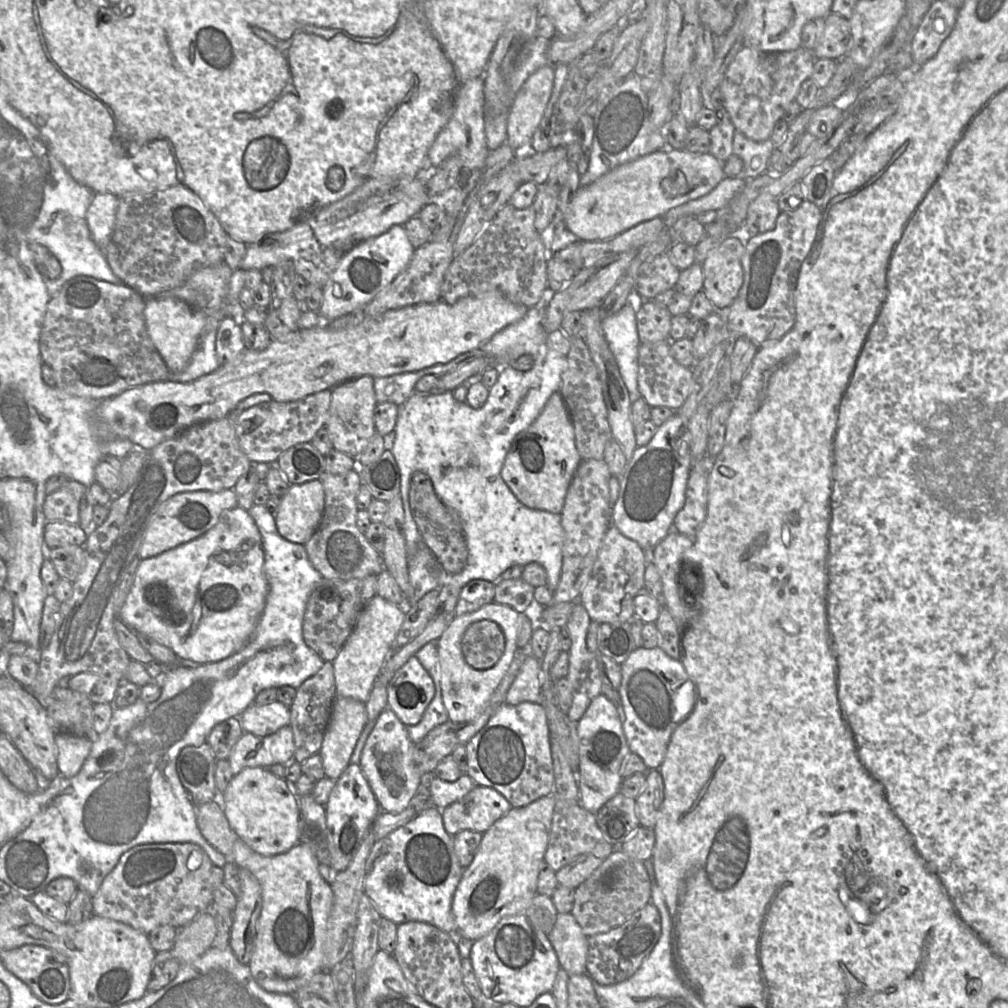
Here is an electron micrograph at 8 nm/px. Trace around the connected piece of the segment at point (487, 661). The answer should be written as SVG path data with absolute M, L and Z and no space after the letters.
M483 620L466 630L461 643L466 663L476 671L490 670L502 657L505 637L494 622Z

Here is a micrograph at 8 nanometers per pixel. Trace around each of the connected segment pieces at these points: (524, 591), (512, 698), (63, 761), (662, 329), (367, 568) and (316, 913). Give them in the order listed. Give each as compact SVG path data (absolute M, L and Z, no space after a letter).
M522 578L497 581L494 583L496 604L510 607L517 613L523 613L534 601L533 586Z
M532 655L526 658L506 694L505 702L511 705L523 702L542 704L540 660Z
M56 730L54 742L59 773L66 778L75 776L89 755L92 742L85 736Z
M653 300L644 301L636 312L640 344L670 340L671 319L667 307L659 306Z
M355 470L343 474L325 471L319 481L323 485L325 503L318 528L304 544L310 563L328 580L347 581L377 576L385 569L383 557L357 527L357 494L362 485L361 478Z
M237 838L229 860L248 869L259 881L262 890L262 909L257 920L257 937L249 962L251 974L261 988L271 993L293 995L317 973L323 970L323 945L327 922L333 905L333 892L319 873L319 861L311 849L298 843L288 852L276 856L261 855Z

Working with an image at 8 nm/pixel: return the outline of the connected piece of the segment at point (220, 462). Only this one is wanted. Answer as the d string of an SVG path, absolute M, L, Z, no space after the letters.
M237 407L234 409L234 411L226 416L223 419L219 420L213 420L204 422L201 424L193 425L186 430L179 433L177 436L165 440L158 444L157 446L153 447L150 450L147 450L148 453L145 456L145 459L143 461L143 465L134 480L134 482L131 484L131 486L128 488L128 490L123 493L120 496L113 497L113 500L111 500L110 504L107 506L109 508L109 514L105 521L95 528L91 528L87 532L87 537L84 543L84 565L77 575L76 579L72 582L72 594L71 596L60 605L60 612L59 612L59 620L58 620L58 627L56 628L49 644L47 647L40 649L40 659L38 662L38 673L36 675L36 678L32 684L32 686L29 689L32 694L35 696L35 698L39 701L39 703L42 706L46 706L46 698L51 694L53 689L58 686L60 688L66 688L68 687L68 680L70 677L75 676L78 673L81 672L89 672L94 673L98 675L105 675L109 676L111 678L115 678L116 680L122 680L126 678L126 671L128 668L128 665L131 661L131 658L129 655L125 652L125 650L122 648L122 646L119 644L117 635L115 633L115 629L113 626L114 622L114 603L115 599L117 597L117 589L119 587L119 584L123 578L123 575L125 571L127 570L129 564L131 563L132 559L136 556L138 556L138 551L140 549L143 535L145 533L145 530L148 526L148 523L153 516L153 514L158 509L159 505L169 499L171 496L180 493L180 492L193 492L193 491L212 491L212 492L218 492L225 489L232 489L237 481L240 479L240 477L247 473L247 471L250 469L252 462L245 456L245 454L241 451L238 441L235 434L235 422L237 417L241 411L238 411Z

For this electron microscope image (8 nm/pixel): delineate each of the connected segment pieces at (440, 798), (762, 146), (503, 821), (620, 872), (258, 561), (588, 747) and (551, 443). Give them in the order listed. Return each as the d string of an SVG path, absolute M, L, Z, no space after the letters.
M463 773L454 783L434 777L429 783L433 806L442 812L447 806L463 798L475 786L476 783L467 773Z
M735 129L733 135L733 154L743 161L742 176L754 177L764 173L768 168L768 161L774 147L771 139L760 142L747 138Z
M553 792L526 806L512 807L483 834L478 851L472 863L463 870L453 897L456 937L476 941L488 934L504 917L525 914L537 894L538 875L548 847L555 802L556 795Z
M614 850L602 864L575 889L572 915L588 937L624 924L651 900L651 883L643 862L621 850Z
M237 506L223 511L217 524L201 536L159 555L141 559L119 616L127 627L171 649L178 659L206 664L222 660L248 643L267 594L260 532L247 510Z
M603 695L595 697L577 723L579 767L577 770L579 803L589 812L596 812L621 788L620 766L630 753L616 707Z
M555 392L537 419L514 439L504 460L501 477L526 507L559 514L581 461L568 410L560 392Z

